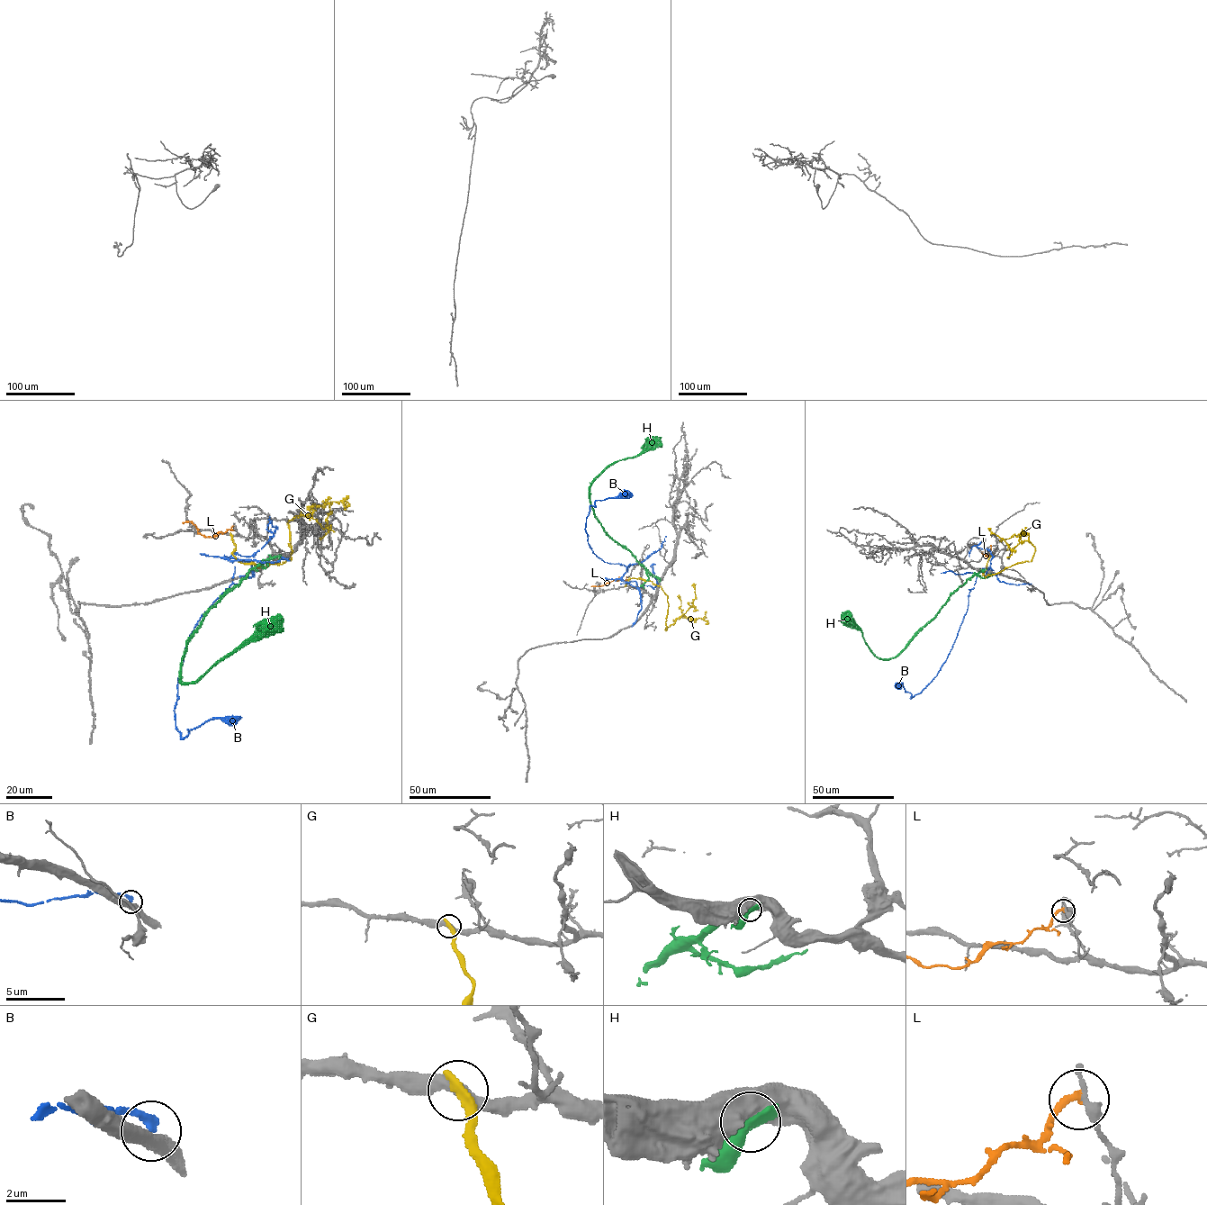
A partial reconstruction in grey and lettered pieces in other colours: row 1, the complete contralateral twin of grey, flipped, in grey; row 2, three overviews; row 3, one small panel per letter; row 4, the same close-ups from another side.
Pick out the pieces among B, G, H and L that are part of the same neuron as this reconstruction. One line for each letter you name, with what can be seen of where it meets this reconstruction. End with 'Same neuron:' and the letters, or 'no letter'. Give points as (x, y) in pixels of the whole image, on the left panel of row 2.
Same neuron: no letter

